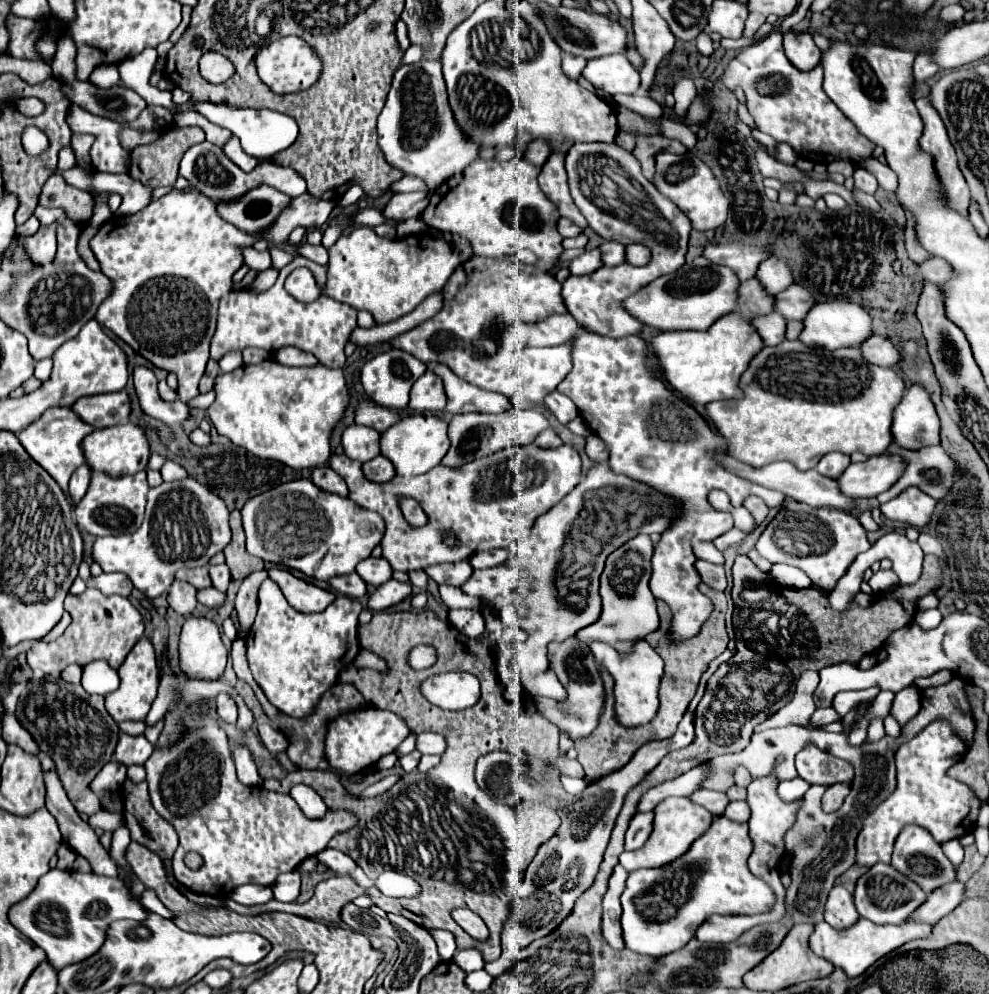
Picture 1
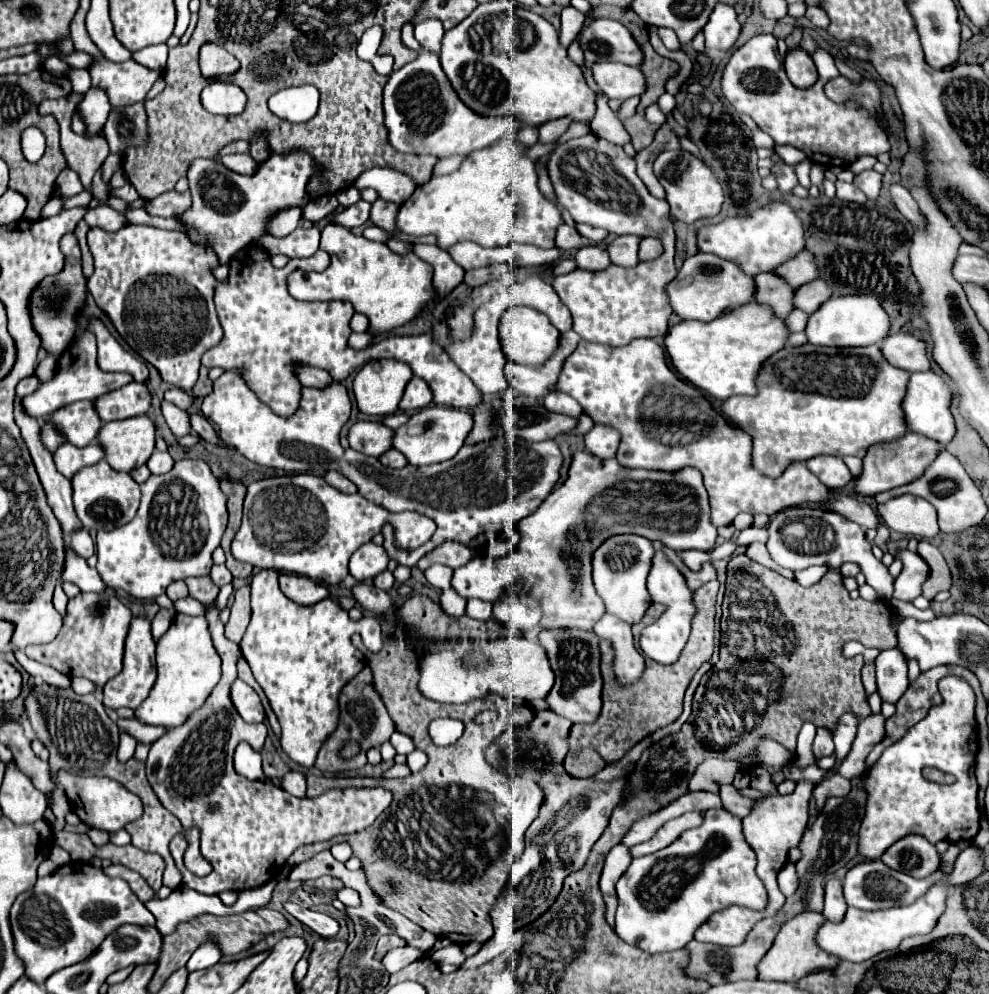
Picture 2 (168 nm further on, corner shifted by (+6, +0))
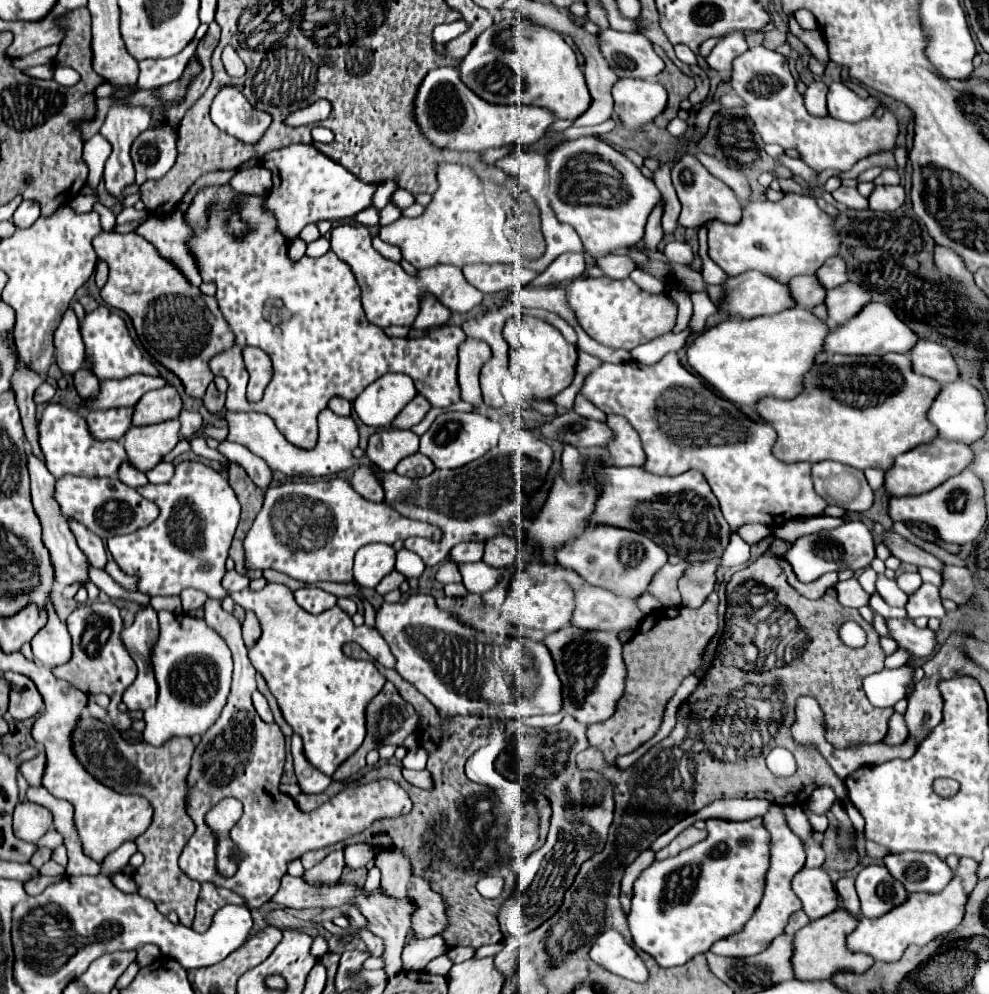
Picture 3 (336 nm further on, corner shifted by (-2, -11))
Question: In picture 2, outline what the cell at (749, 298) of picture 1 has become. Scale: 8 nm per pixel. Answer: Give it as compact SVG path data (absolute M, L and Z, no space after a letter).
M760 273L754 277L754 281L756 281L754 301L760 305L768 305L772 313L776 313L776 317L786 319L786 315L794 309L792 297L796 289L774 273Z

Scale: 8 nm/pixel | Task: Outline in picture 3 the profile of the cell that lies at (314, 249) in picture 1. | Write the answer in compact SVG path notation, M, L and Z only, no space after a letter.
M322 236L322 238L318 238L318 240L314 240L314 242L310 242L310 244L308 244L306 254L308 254L308 256L312 256L312 258L318 258L318 256L326 254L328 250L330 250L330 240Z

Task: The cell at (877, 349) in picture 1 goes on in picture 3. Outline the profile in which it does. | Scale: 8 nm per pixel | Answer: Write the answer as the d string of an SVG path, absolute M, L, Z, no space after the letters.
M920 340L910 352L910 360L916 374L934 378L940 384L956 382L960 376L952 352L938 342Z

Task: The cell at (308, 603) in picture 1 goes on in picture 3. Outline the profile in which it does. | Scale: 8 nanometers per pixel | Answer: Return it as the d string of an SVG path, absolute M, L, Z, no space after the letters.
M304 586L304 588L296 590L294 596L296 596L298 606L304 608L306 612L310 612L310 614L320 614L320 612L324 612L324 610L328 610L336 604L334 594L328 594L322 588L316 588L316 586Z

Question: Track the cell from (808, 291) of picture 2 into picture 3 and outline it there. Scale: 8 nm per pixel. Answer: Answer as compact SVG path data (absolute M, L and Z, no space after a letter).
M852 282L828 290L828 296L824 300L828 306L828 324L838 326L852 320L852 316L856 316L856 312L860 312L860 308L864 308L864 304L868 304L870 300L872 298L868 296L866 288Z

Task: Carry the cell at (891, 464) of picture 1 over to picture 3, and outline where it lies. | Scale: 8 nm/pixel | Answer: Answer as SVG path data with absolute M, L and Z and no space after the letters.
M938 436L936 440L932 440L924 446L916 446L910 452L898 456L894 468L890 468L886 472L884 488L886 488L888 496L922 494L922 492L936 488L936 484L942 484L944 480L960 474L964 468L968 468L968 464L972 464L972 448L968 444L960 444L954 440L942 440Z

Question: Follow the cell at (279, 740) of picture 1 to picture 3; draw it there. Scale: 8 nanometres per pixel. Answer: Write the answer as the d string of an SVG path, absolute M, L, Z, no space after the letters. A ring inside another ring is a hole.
M208 598L204 604L204 620L214 628L228 644L234 656L234 676L228 704L222 710L222 716L216 724L202 736L202 742L196 746L192 756L192 770L188 776L188 814L196 824L194 836L188 840L182 856L180 868L198 882L212 882L224 886L240 896L244 896L250 908L266 904L280 888L280 878L286 874L286 864L294 858L300 858L308 850L318 850L340 840L346 840L352 834L360 834L374 820L384 816L400 816L412 810L408 794L392 780L374 780L360 784L356 788L344 788L340 794L330 798L320 808L304 814L298 810L296 802L280 792L280 776L284 774L286 750L284 734L278 724L266 724L252 706L252 692L256 690L256 670L248 658L248 648L242 640L242 630L238 620L224 612L220 600ZM222 798L238 798L244 804L242 818L230 830L230 838L242 850L242 862L238 872L232 878L222 876L216 870L216 846L218 838L208 830L204 816L208 808L218 804Z

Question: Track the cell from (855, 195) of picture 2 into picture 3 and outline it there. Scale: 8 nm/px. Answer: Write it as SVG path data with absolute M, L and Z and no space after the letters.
M840 186L838 190L832 192L832 196L834 196L836 202L846 204L848 208L854 208L854 210L866 210L868 208L868 200L864 196L860 196L860 192L856 188Z

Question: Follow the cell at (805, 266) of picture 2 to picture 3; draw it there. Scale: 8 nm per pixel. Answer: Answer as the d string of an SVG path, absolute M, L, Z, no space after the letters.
M840 256L828 258L824 262L824 266L816 272L816 276L822 282L822 286L828 288L828 290L836 288L836 286L840 286L844 282L848 282L848 268L844 264L844 258L840 258Z

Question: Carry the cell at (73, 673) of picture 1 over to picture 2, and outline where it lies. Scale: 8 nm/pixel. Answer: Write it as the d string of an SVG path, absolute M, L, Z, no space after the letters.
M72 677L71 688L78 695L86 695L95 691L95 685L84 677Z

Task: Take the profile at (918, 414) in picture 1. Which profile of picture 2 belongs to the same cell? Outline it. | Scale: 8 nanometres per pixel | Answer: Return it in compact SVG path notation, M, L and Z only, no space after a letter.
M922 371L922 373L912 373L906 389L906 397L902 401L902 411L904 411L904 421L910 433L920 433L932 441L938 441L946 445L954 437L954 421L950 415L950 389L932 371Z

